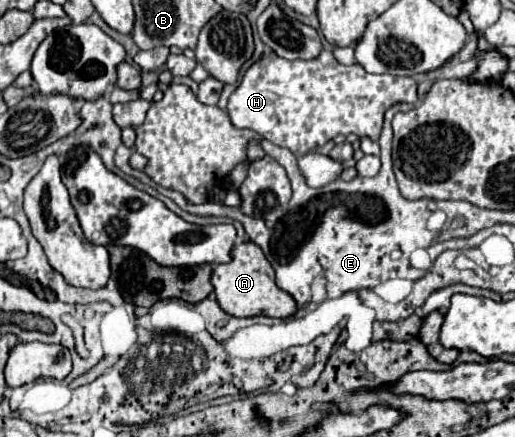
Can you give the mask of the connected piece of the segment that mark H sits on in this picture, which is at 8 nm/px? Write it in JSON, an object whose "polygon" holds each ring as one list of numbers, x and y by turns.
{"polygon":[[321,51,319,57,313,61,289,61,283,57,277,57,275,53,261,55,243,75,239,87,229,97,229,117,235,127,239,129,253,129,261,137,269,139,271,143,279,147,291,149,297,157,313,151,315,147,323,147,329,139,343,133,355,133,359,137,367,135,373,141,379,139,381,127,383,127,383,115,393,103,415,103,417,101,417,83,411,77,395,77,395,75,371,75,361,65,341,65,331,51]]}

